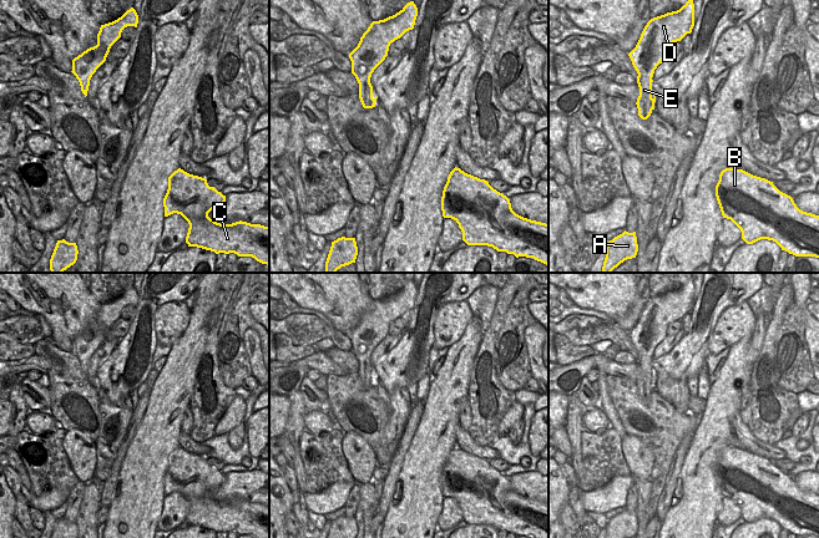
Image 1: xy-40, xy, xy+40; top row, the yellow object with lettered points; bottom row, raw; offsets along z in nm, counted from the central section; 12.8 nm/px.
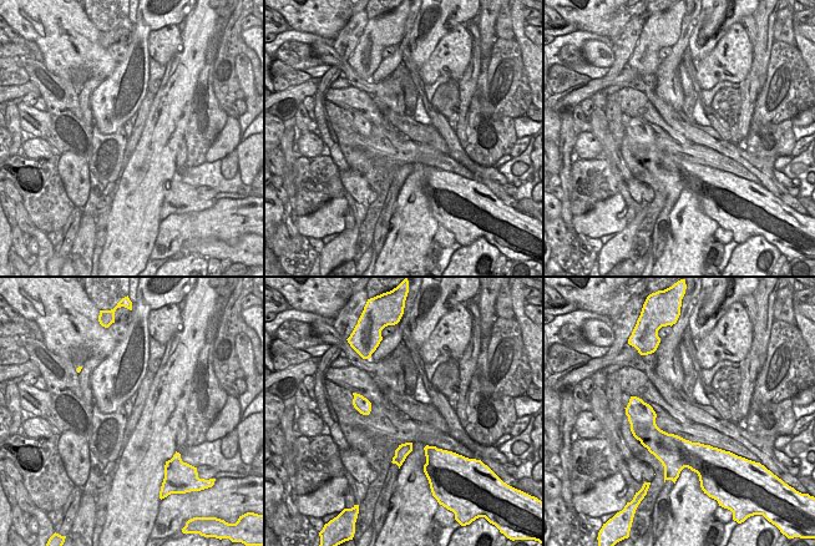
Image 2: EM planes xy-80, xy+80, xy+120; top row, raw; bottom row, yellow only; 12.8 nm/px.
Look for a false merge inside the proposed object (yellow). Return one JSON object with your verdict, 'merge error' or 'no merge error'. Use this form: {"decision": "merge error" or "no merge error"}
{"decision": "merge error"}

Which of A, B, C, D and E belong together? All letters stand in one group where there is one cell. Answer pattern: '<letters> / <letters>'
A B C / D E

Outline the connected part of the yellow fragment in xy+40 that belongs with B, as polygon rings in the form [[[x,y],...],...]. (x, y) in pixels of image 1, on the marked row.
[[[726,168],[719,174],[716,197],[723,218],[730,219],[742,232],[742,239],[753,244],[760,239],[775,242],[782,250],[795,257],[819,258],[819,215],[800,210],[793,198],[780,192],[773,182],[753,176],[743,169]]]

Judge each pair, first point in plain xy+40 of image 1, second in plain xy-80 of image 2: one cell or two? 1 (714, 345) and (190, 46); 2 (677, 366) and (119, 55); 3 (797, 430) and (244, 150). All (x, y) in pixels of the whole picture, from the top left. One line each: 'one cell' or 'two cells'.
1: two cells
2: two cells
3: two cells

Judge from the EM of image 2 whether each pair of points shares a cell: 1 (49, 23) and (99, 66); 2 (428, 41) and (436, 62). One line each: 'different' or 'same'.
1: same
2: different

